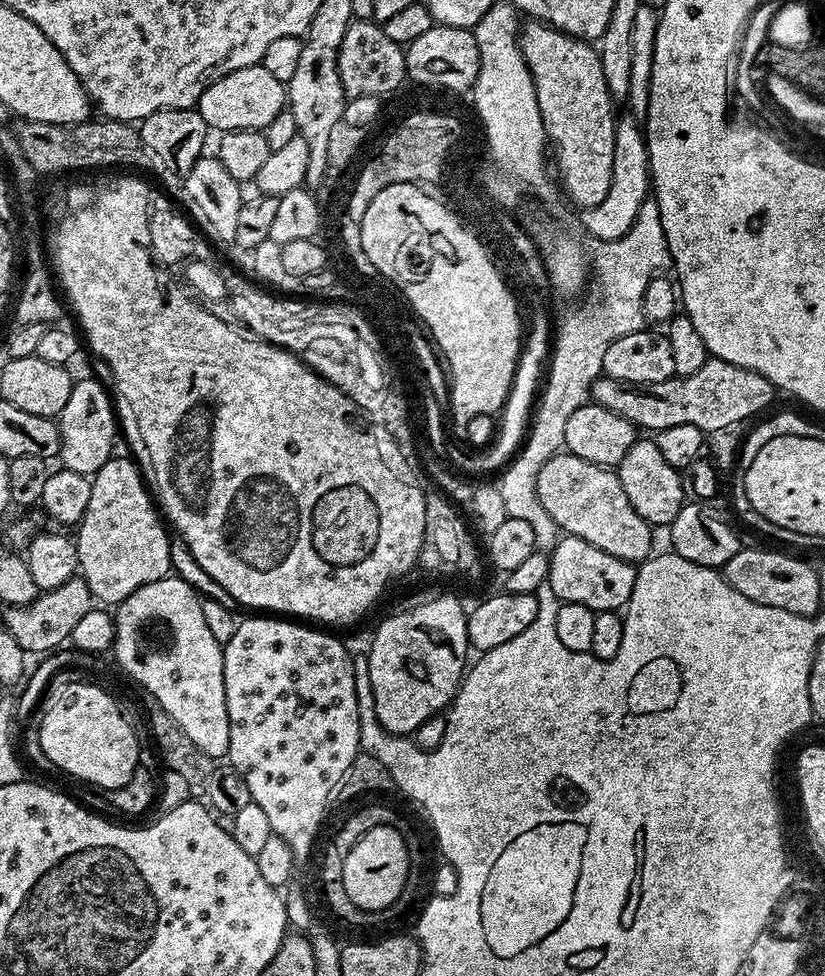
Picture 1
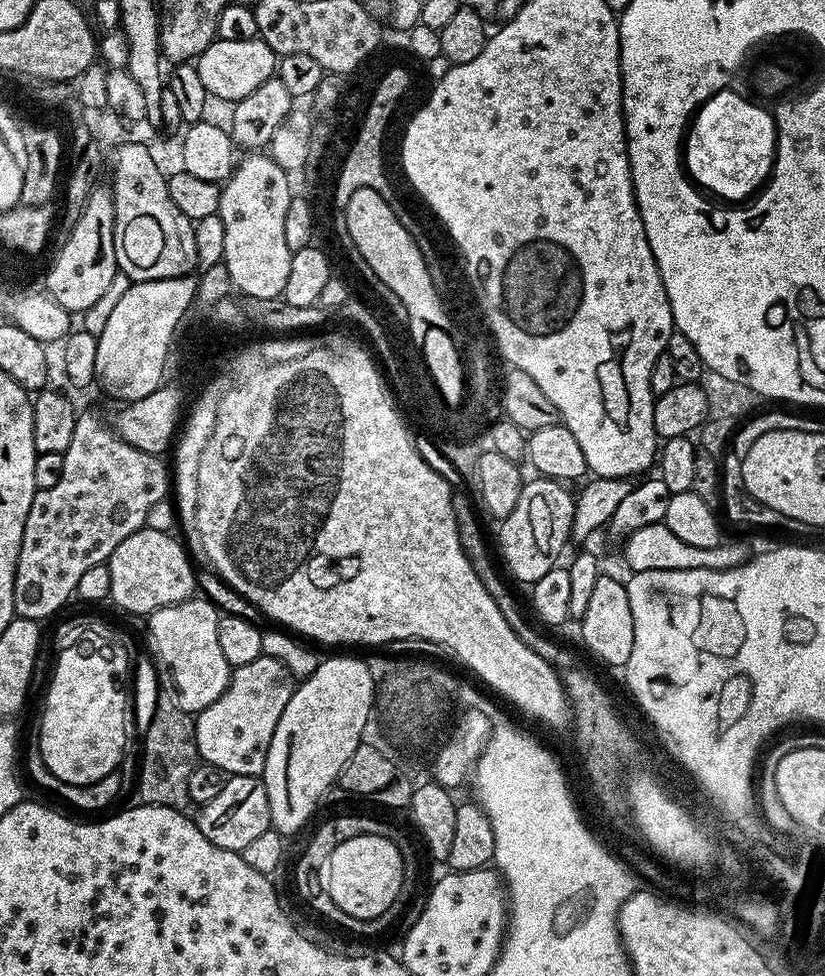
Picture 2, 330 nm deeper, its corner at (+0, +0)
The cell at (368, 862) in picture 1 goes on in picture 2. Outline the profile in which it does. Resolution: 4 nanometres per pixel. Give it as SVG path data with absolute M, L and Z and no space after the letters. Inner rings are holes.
M360 836L339 841L326 865L326 889L338 908L356 919L382 915L399 896L403 884L402 854L398 846L381 836Z

